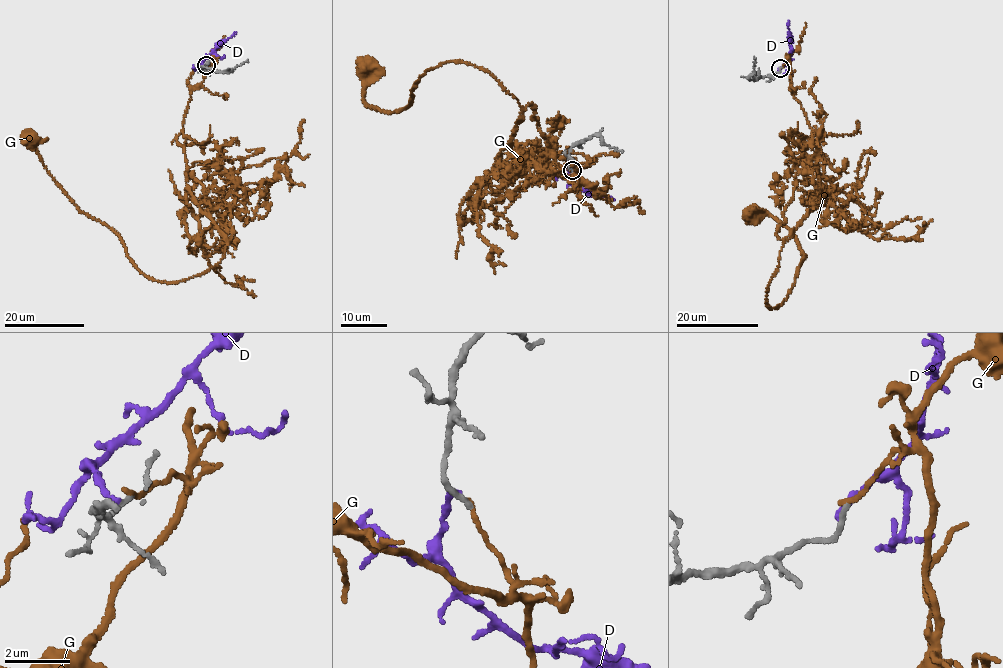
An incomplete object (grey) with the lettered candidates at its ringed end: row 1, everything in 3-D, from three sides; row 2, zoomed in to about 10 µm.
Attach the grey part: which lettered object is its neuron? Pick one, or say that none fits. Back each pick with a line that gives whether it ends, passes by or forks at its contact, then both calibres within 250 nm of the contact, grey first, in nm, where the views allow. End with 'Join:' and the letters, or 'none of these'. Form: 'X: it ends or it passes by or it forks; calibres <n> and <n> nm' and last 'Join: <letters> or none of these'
Join: none of these

